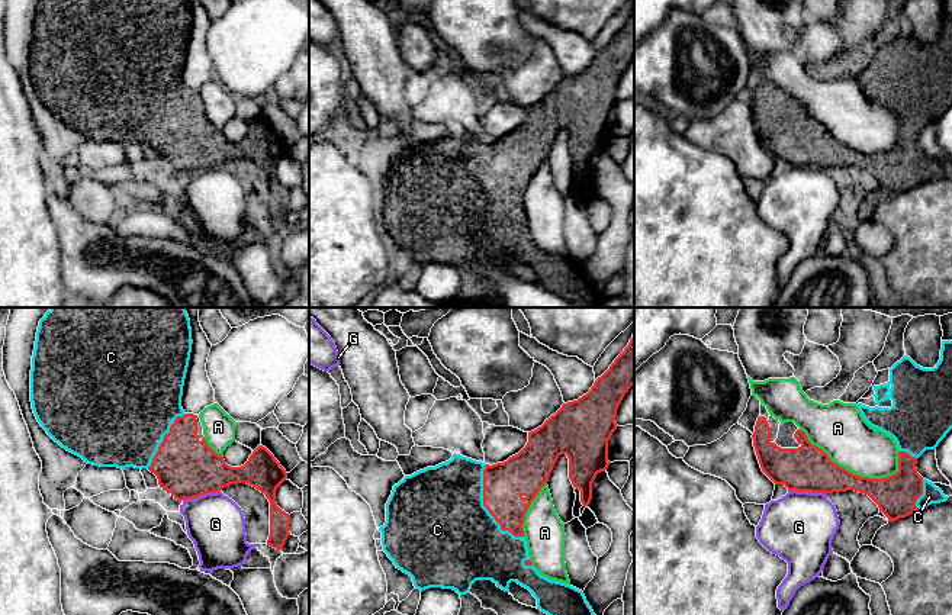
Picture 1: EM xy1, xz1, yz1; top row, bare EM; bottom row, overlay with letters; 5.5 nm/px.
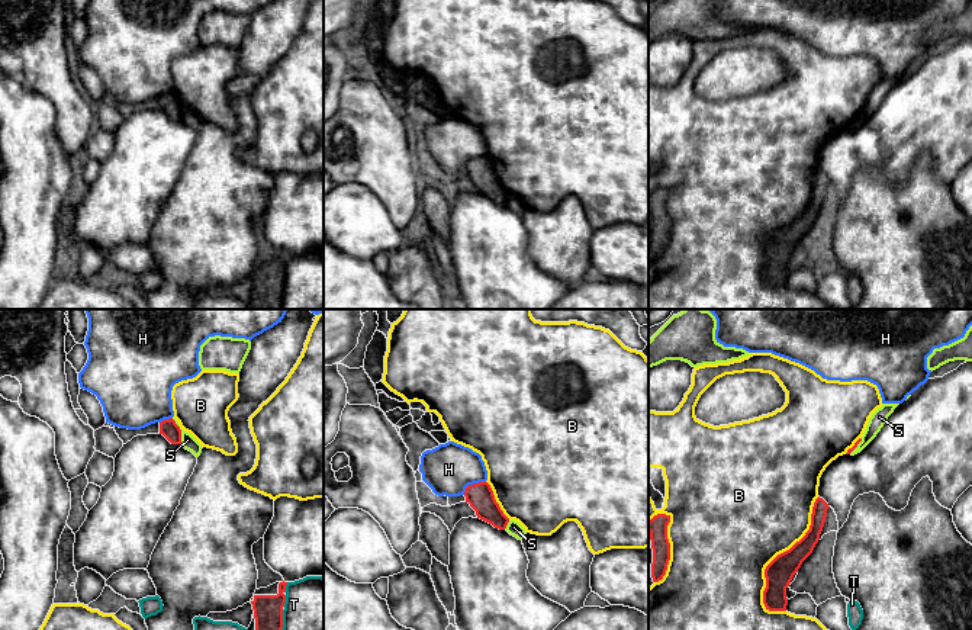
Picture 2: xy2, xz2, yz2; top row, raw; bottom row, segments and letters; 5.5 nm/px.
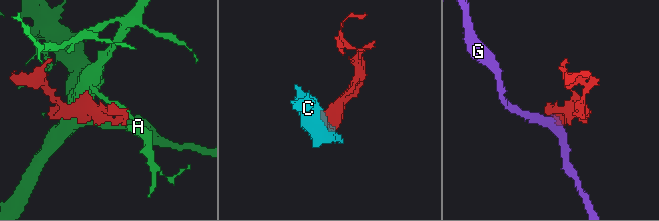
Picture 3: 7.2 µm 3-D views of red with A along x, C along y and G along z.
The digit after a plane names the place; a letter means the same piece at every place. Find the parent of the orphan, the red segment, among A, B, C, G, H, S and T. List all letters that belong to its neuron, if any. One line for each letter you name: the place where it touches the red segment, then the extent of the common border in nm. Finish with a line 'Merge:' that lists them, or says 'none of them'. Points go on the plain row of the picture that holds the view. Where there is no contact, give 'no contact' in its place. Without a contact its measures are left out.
C: xz1 (485, 182) | 460 nm
Merge: C

